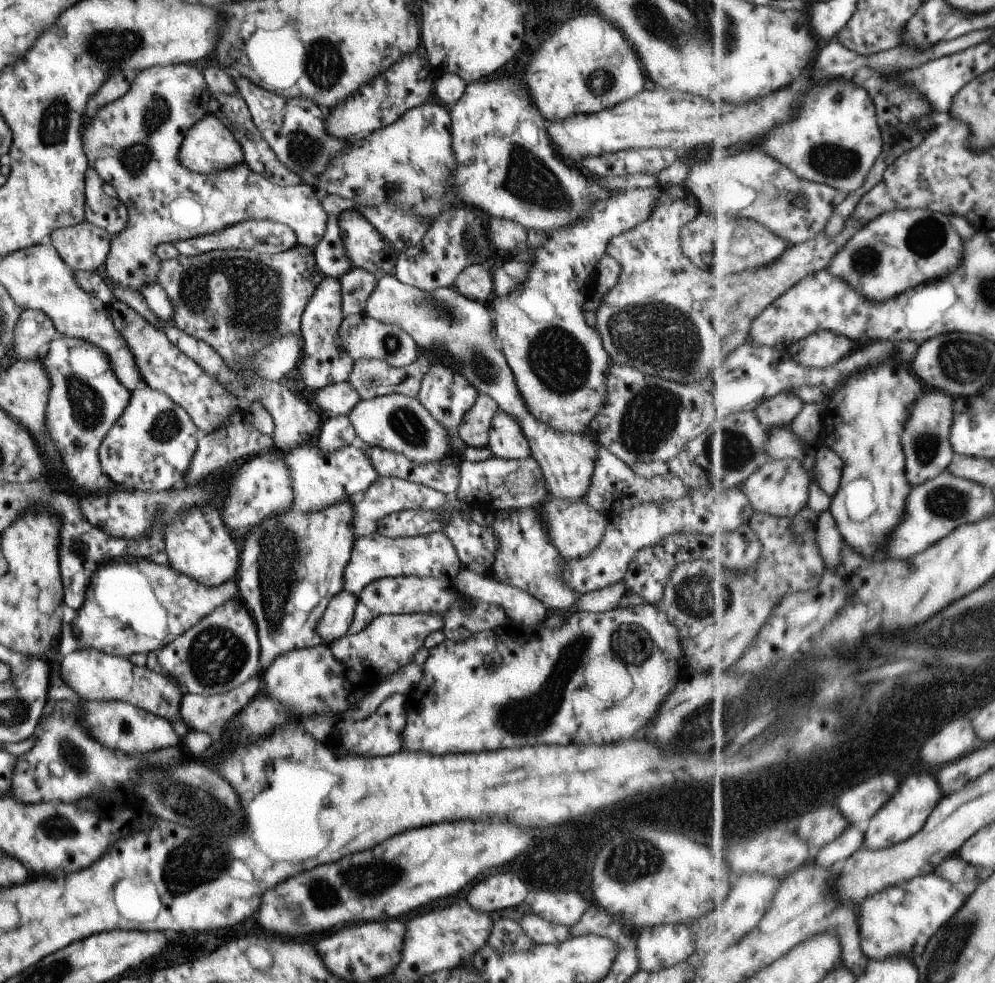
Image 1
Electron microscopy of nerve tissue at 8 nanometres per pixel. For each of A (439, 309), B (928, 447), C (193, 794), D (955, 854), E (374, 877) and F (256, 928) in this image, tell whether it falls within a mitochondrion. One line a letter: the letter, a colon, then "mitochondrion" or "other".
A: mitochondrion
B: mitochondrion
C: mitochondrion
D: other
E: mitochondrion
F: other

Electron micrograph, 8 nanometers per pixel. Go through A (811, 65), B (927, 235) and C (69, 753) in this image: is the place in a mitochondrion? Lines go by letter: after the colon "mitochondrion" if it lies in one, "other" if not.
A: other
B: mitochondrion
C: mitochondrion

